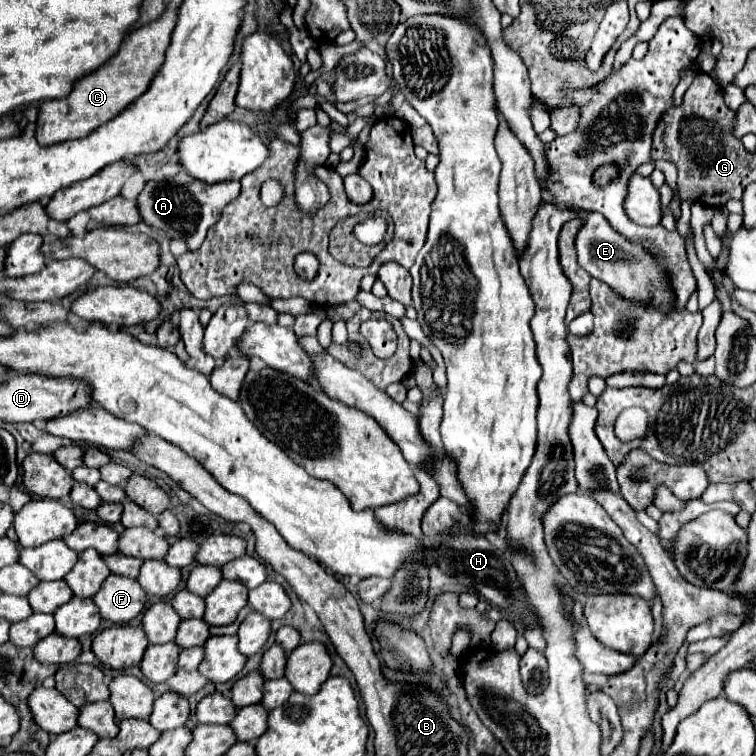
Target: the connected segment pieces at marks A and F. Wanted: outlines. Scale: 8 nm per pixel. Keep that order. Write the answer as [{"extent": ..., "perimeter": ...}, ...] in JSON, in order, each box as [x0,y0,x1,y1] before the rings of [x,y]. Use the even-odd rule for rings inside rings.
[{"extent":[138,171,240,251],"perimeter":[[[186,171],[164,181],[148,181],[138,197],[138,209],[142,221],[154,229],[166,231],[170,239],[184,239],[190,251],[196,251],[204,241],[204,235],[216,219],[220,219],[222,209],[240,195],[240,183],[214,183],[200,189],[200,181],[192,179]]]},{"extent":[94,575,146,623],"perimeter":[[[110,575],[94,595],[102,619],[112,623],[128,623],[138,617],[146,609],[146,599],[146,591],[136,579],[120,575]]]}]

